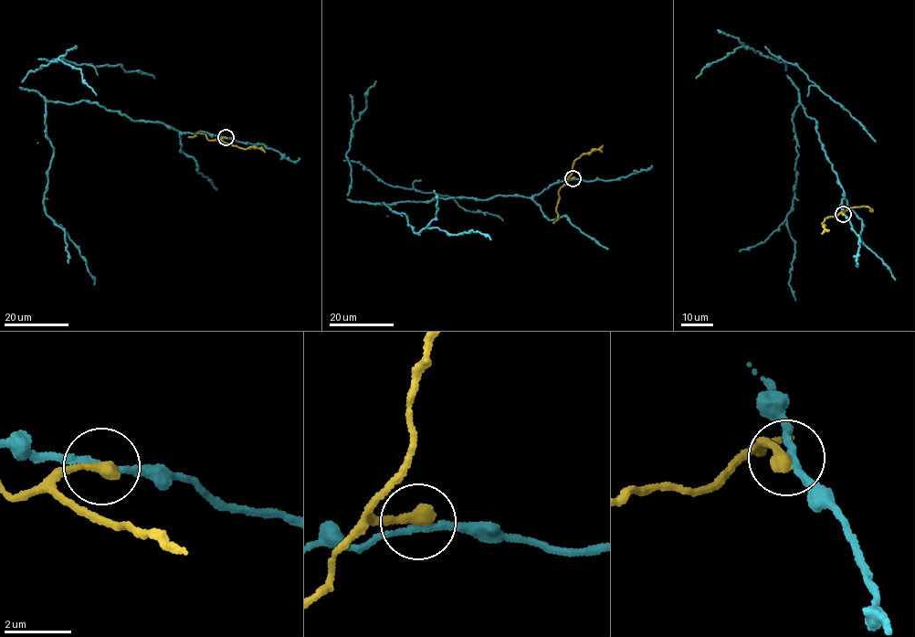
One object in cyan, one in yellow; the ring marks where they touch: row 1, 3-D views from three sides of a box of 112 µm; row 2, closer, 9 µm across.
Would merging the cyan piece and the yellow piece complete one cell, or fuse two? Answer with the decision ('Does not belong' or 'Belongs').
Does not belong

